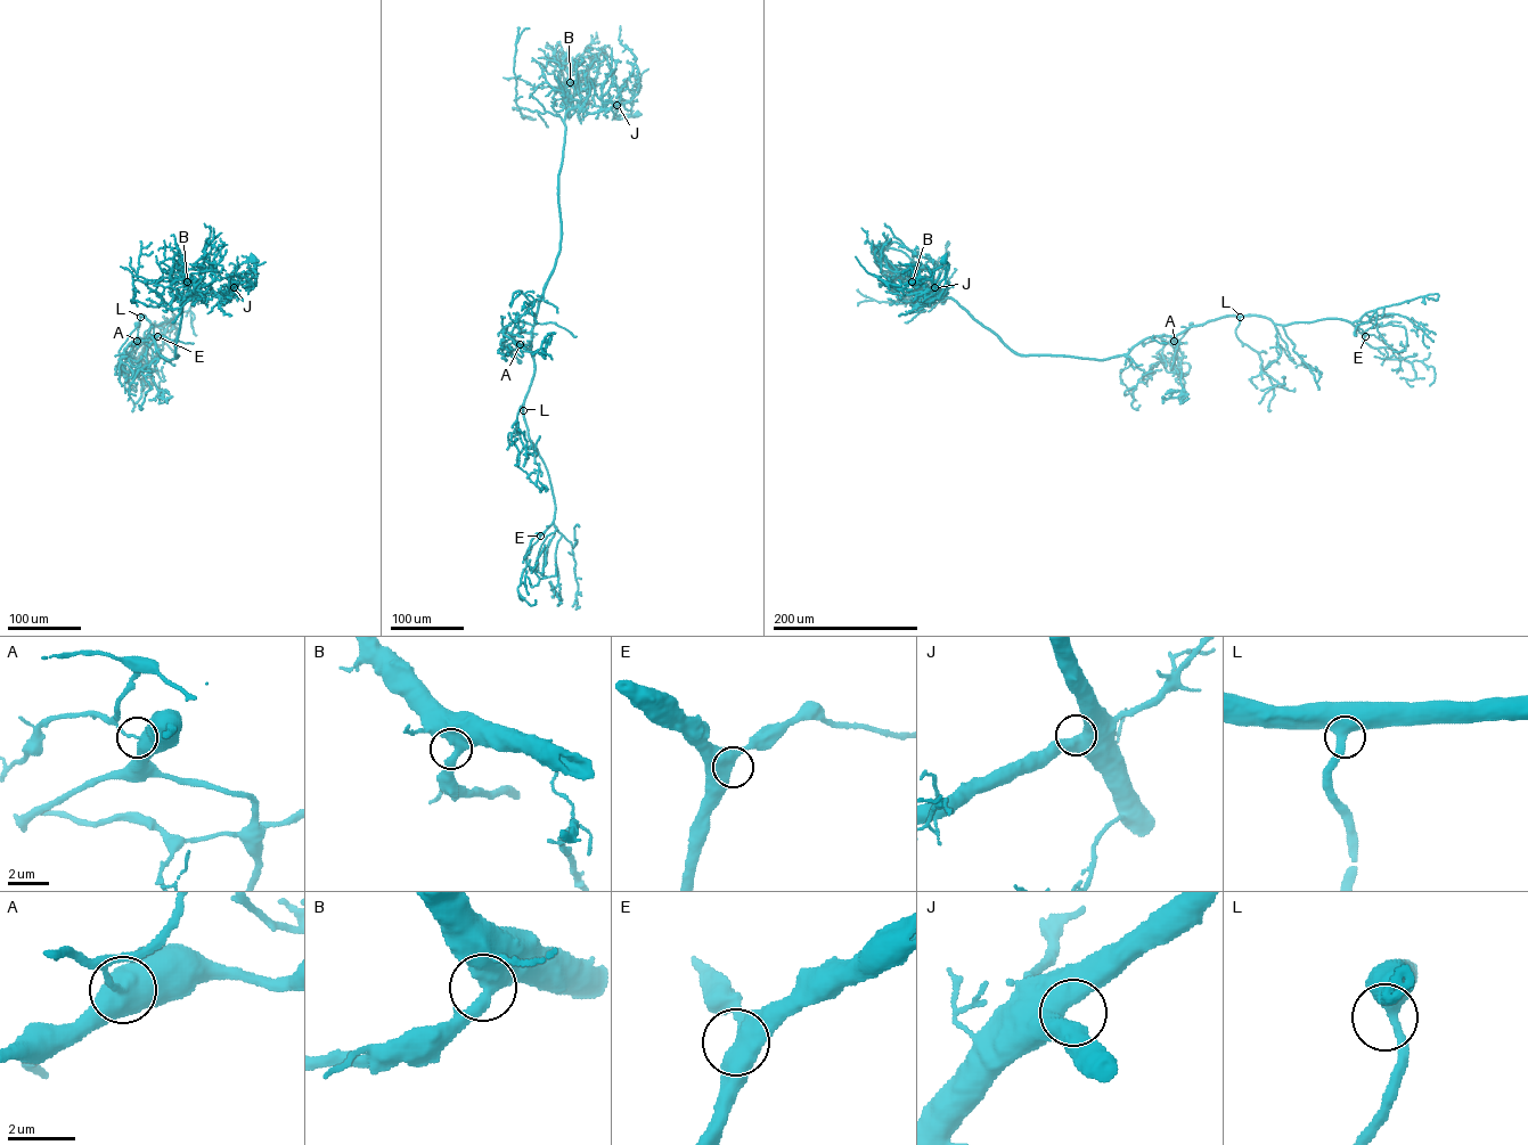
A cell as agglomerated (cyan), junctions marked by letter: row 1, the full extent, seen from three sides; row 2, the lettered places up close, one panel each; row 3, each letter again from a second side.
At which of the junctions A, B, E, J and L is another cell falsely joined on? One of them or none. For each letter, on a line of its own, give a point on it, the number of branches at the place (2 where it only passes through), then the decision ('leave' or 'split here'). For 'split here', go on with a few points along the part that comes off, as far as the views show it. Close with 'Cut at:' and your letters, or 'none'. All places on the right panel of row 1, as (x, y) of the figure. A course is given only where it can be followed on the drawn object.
A: (1174, 341) | 2 | split here | (1174, 341), (1163, 345), (1161, 362), (1168, 371), (1181, 371), (1182, 390), (1176, 397), (1162, 397)
B: (912, 281) | 2 | leave
E: (1365, 336) | 2 | leave
J: (934, 287) | 2 | leave
L: (1240, 317) | 2 | leave
Cut at: A

